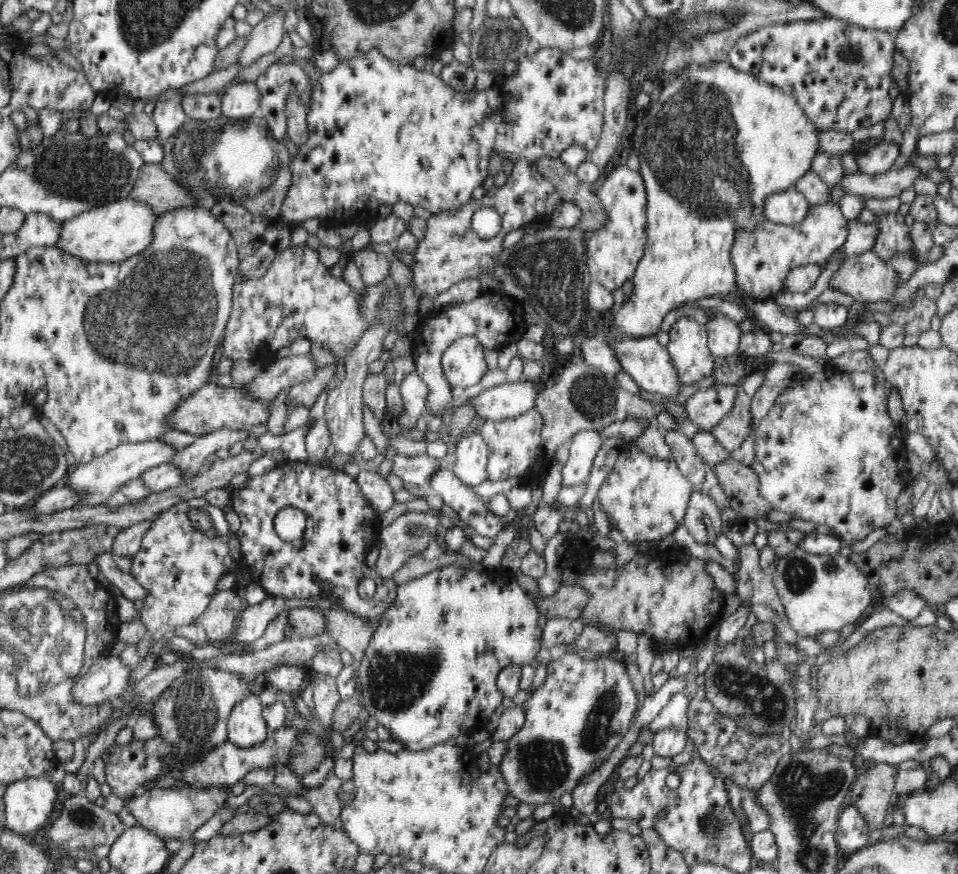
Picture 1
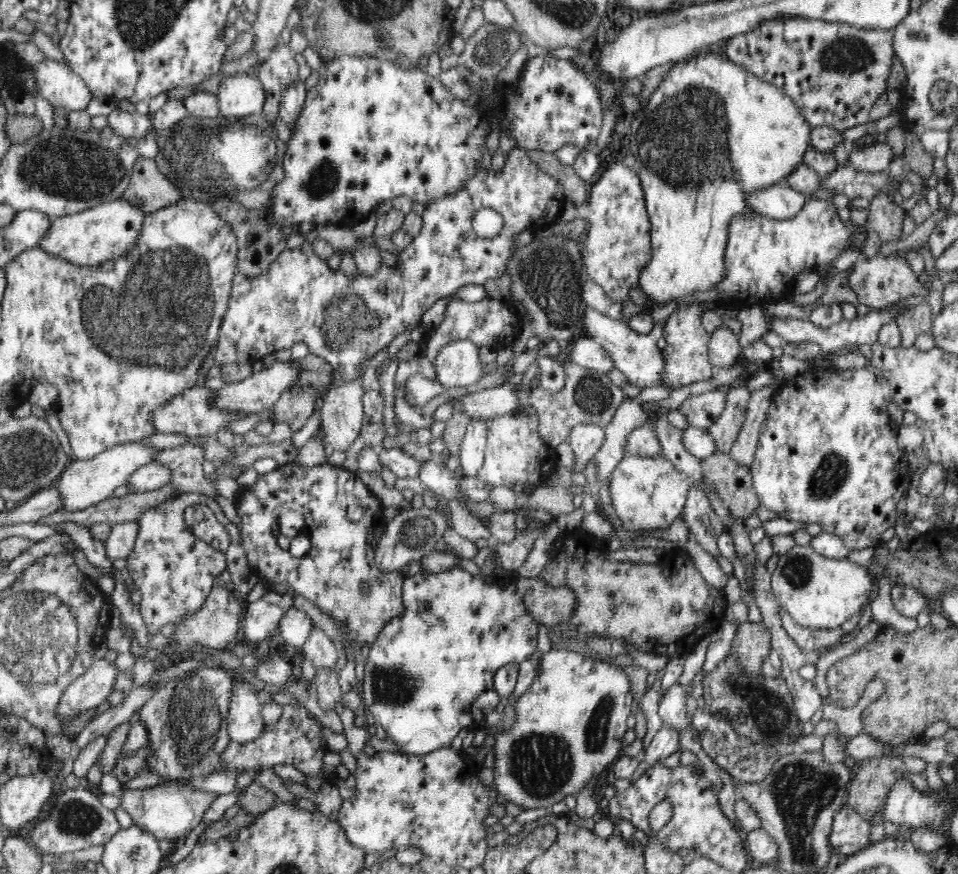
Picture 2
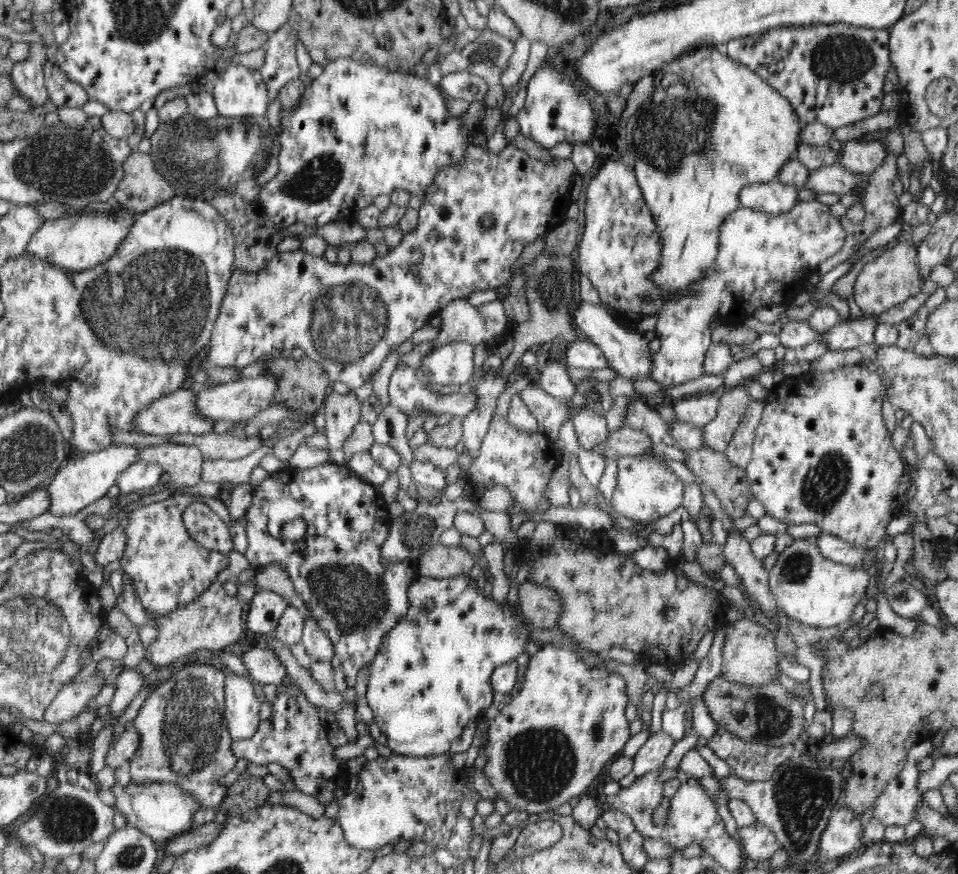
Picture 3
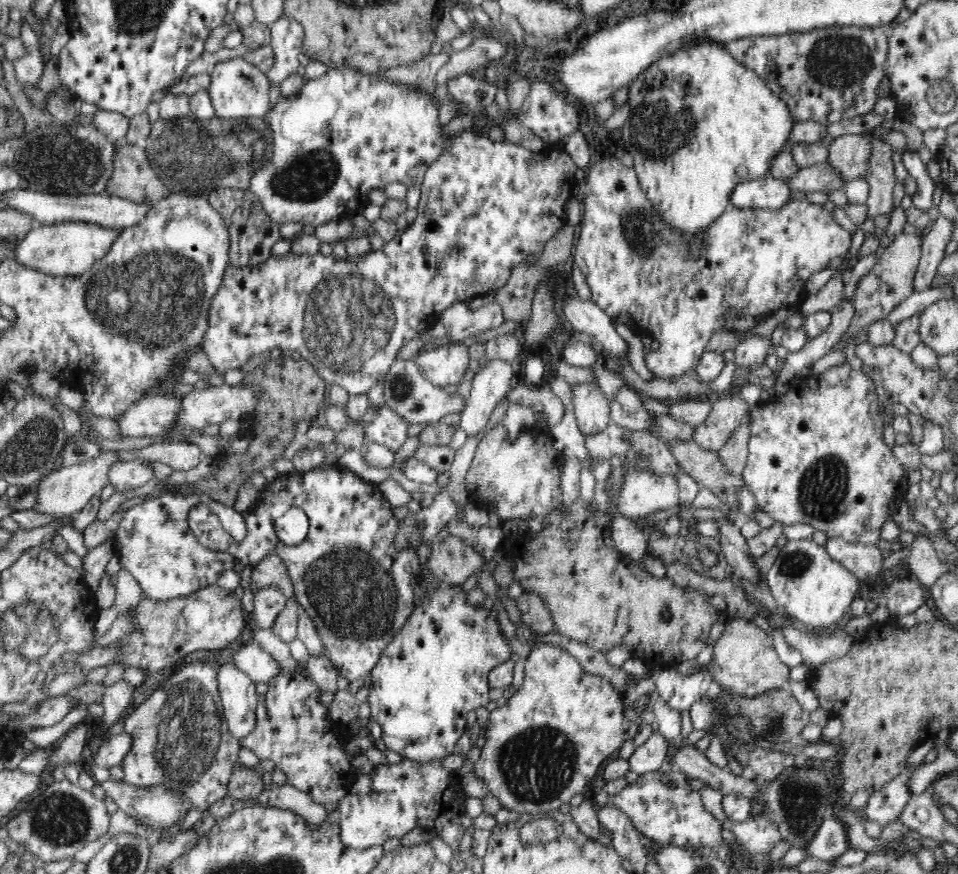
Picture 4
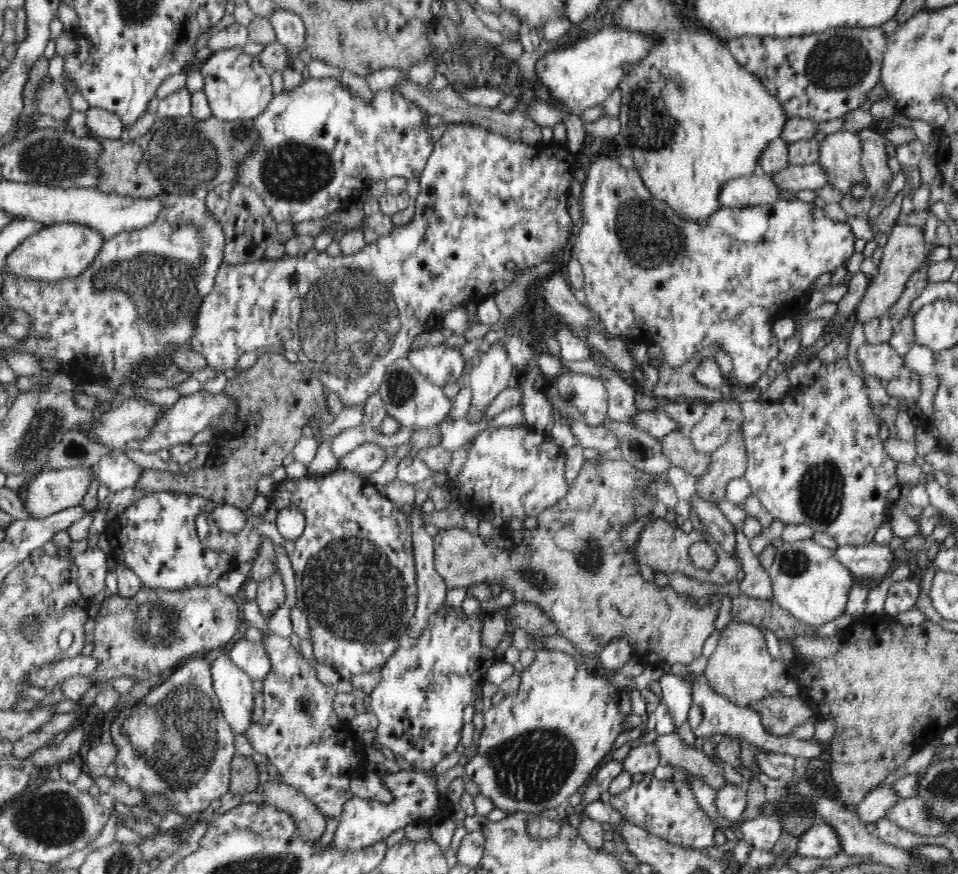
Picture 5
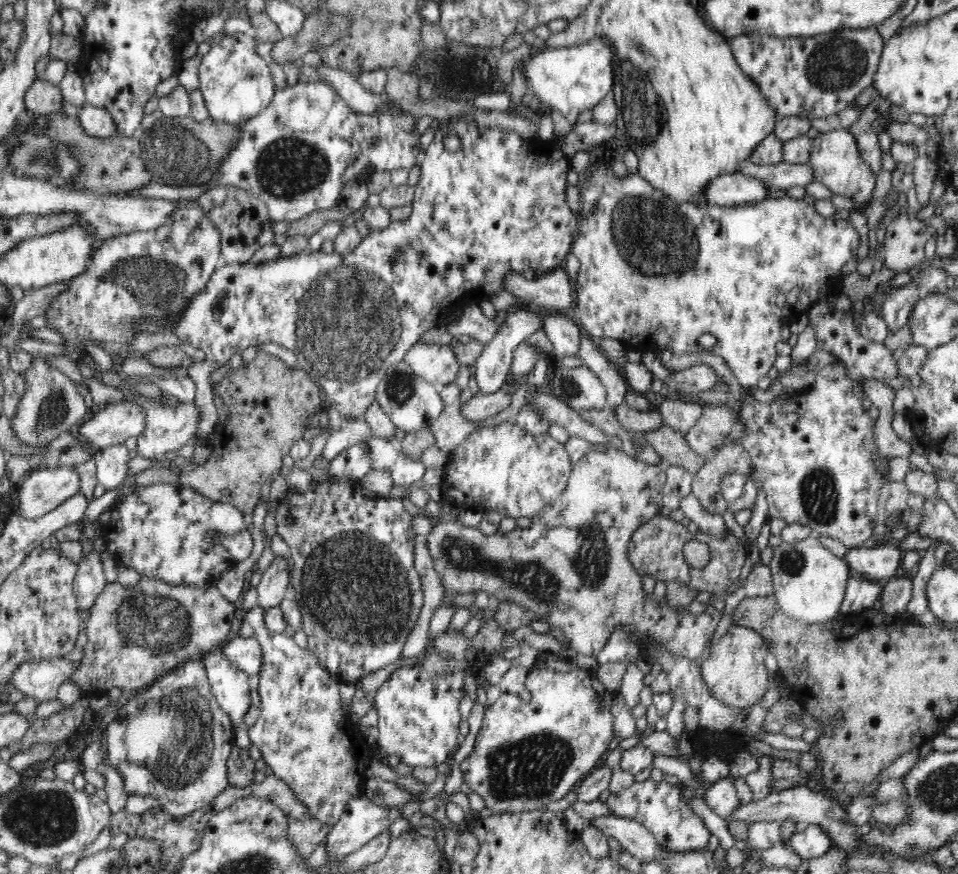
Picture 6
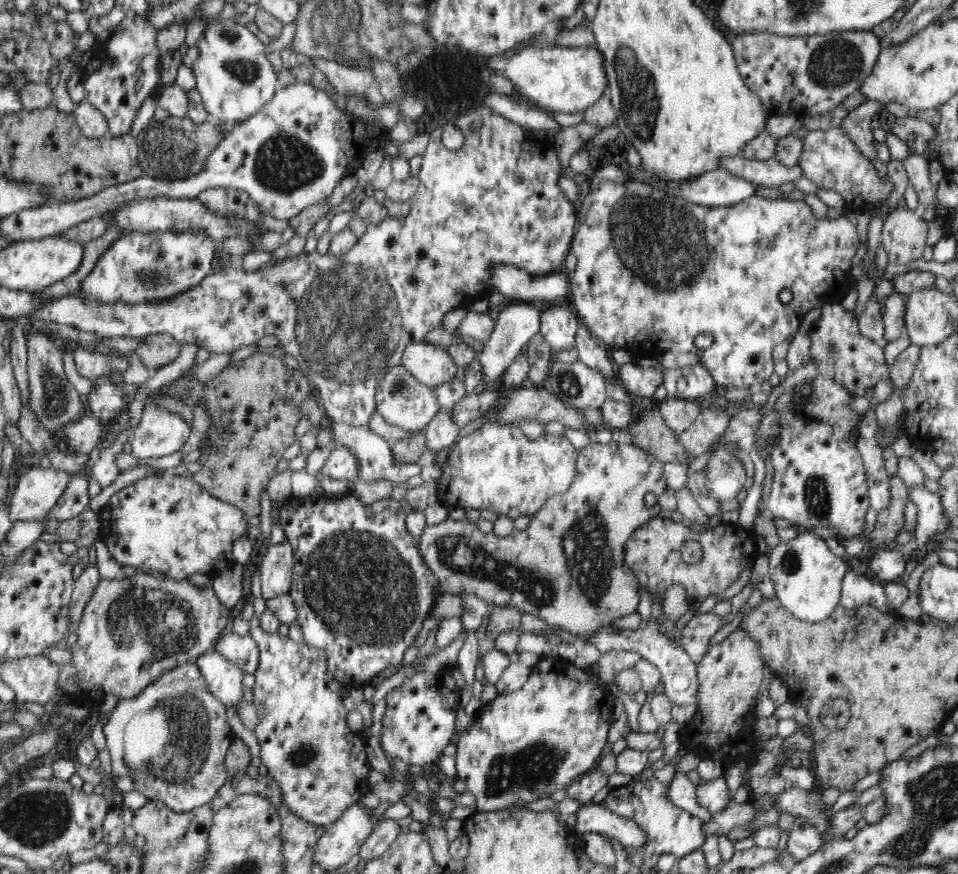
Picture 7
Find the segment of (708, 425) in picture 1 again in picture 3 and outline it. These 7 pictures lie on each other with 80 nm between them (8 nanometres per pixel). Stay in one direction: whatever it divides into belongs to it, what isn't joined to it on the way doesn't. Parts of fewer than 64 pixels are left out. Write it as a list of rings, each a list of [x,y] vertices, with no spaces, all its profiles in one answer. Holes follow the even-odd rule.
[[[716,393],[700,395],[700,397],[680,400],[680,402],[674,402],[671,405],[676,413],[677,421],[703,428],[716,418],[720,407],[720,396]]]

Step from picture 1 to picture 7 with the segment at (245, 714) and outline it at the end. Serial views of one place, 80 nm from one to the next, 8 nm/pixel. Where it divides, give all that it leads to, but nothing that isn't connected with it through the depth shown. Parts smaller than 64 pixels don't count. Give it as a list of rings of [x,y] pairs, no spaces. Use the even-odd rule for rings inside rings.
[[[208,650],[195,661],[206,678],[210,693],[228,708],[240,708],[244,694],[242,678],[245,672],[216,650]]]

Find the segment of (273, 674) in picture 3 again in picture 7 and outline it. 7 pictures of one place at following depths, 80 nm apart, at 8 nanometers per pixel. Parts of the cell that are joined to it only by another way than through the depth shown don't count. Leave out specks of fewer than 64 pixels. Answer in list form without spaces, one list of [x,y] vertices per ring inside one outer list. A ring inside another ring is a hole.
[[[234,632],[220,634],[212,649],[235,662],[246,674],[254,674],[258,668],[258,645],[250,634],[238,635]]]

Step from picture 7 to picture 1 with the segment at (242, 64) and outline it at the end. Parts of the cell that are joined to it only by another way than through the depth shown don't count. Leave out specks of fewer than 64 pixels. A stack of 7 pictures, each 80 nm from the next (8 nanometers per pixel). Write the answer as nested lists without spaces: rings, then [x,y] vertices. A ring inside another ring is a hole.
[[[252,82],[229,83],[221,94],[221,113],[230,118],[246,118],[259,112],[261,96]]]

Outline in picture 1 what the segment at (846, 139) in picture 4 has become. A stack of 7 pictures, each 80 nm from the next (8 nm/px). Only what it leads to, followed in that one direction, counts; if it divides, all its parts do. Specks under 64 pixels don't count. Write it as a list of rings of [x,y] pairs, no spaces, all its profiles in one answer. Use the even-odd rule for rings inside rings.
[[[879,139],[872,146],[867,145],[863,155],[856,155],[856,162],[860,172],[874,175],[884,174],[894,168],[894,162],[900,154],[900,146]]]

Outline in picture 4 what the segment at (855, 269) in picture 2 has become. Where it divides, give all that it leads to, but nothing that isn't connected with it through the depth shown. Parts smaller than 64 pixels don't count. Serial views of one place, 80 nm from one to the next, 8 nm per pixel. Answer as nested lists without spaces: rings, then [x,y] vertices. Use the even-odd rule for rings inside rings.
[[[908,228],[896,235],[895,239],[879,252],[878,260],[869,273],[857,282],[853,295],[854,318],[841,340],[832,346],[832,350],[843,350],[849,338],[855,336],[859,330],[865,329],[870,323],[887,318],[888,313],[894,310],[895,306],[911,295],[921,257],[921,240],[922,237],[918,237]]]

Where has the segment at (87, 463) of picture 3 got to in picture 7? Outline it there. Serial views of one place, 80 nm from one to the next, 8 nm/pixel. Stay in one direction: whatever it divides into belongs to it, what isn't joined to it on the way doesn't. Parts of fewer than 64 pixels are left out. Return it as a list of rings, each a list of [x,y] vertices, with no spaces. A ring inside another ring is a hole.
[[[33,466],[18,480],[9,505],[11,521],[35,521],[43,519],[65,493],[71,474],[51,468]]]

